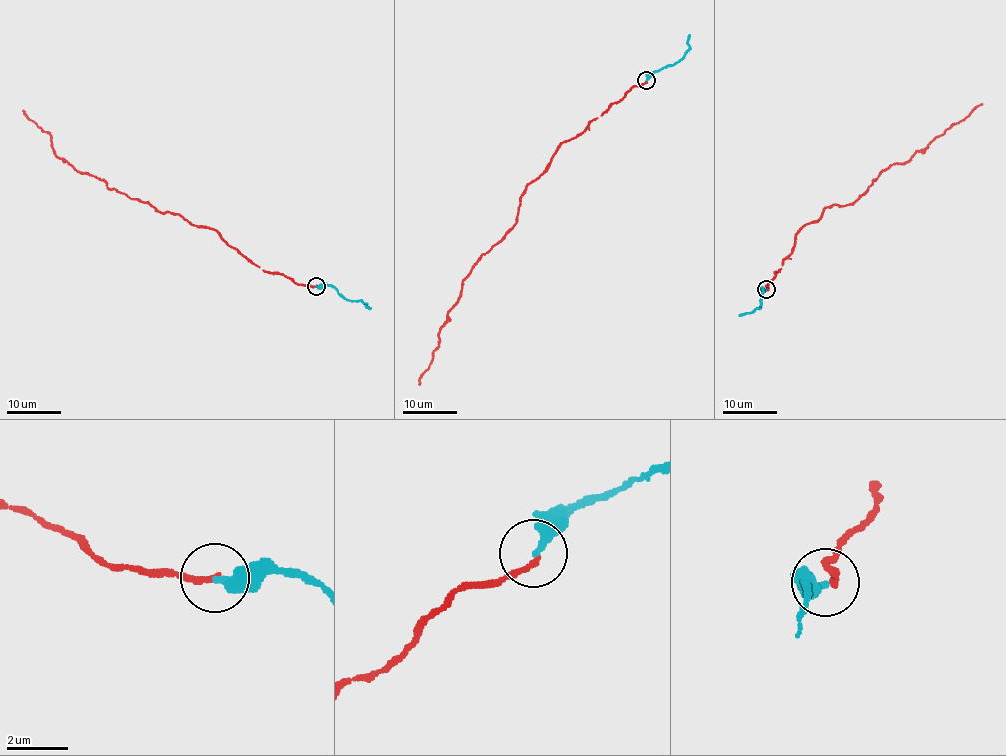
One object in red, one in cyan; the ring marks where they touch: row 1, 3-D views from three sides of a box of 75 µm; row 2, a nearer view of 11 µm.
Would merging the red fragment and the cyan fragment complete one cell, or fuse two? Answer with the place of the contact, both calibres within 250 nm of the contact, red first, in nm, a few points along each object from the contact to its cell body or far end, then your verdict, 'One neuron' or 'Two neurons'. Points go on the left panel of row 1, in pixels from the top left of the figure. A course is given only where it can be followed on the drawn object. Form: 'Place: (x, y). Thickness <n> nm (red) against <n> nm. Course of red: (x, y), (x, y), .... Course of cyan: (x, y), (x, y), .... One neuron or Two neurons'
Place: (316, 286). Thickness 190 nm (red) against 320 nm. Course of red: (316, 285), (265, 272), (214, 229), (158, 212), (77, 170), (55, 154), (51, 136), (23, 110). Course of cyan: (315, 286), (330, 285), (349, 300), (361, 300), (370, 309). One neuron

